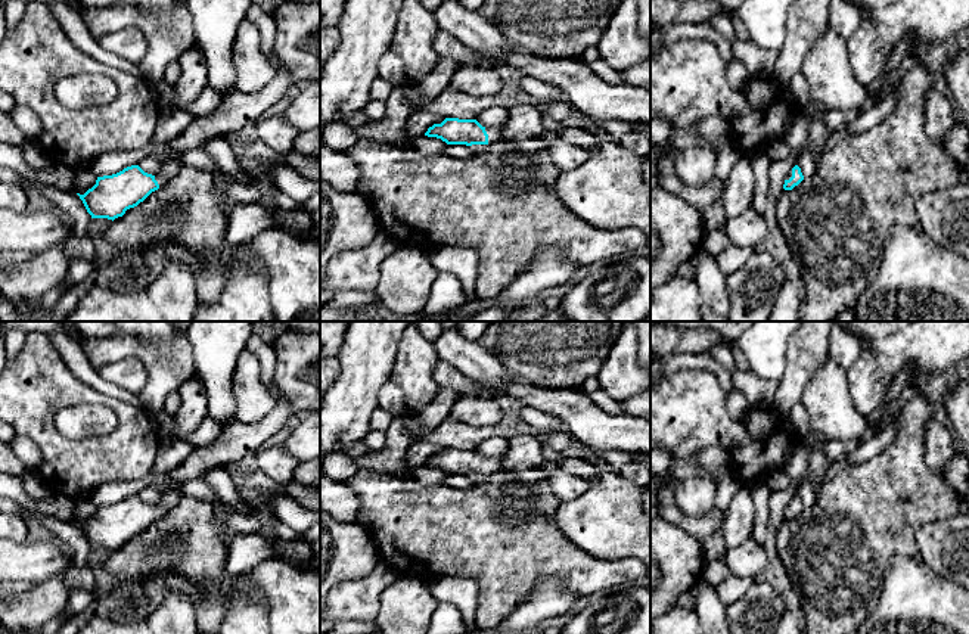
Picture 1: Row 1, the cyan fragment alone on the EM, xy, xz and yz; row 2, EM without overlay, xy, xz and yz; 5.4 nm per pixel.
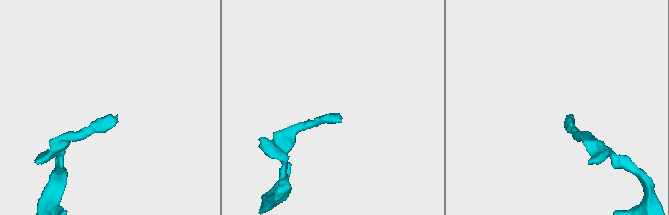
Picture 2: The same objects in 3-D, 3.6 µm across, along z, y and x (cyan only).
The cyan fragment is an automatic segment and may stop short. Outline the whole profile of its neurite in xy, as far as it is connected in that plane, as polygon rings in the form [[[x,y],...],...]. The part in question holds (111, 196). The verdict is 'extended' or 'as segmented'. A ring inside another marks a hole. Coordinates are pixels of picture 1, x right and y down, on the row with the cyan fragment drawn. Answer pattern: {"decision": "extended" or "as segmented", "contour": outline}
{"decision": "extended", "contour": [[[285,1],[273,15],[276,22],[274,53],[280,71],[258,93],[233,91],[218,109],[195,116],[192,124],[170,144],[170,156],[161,161],[161,170],[152,175],[139,165],[97,177],[96,184],[80,195],[91,218],[115,220],[137,206],[152,192],[164,186],[181,168],[178,156],[204,143],[237,134],[267,116],[268,109],[283,99],[289,88],[301,81],[320,81],[320,4]]]}

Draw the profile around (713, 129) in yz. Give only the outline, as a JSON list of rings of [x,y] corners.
[[[709,115],[698,122],[698,137],[718,147],[729,139],[729,124],[717,115]]]

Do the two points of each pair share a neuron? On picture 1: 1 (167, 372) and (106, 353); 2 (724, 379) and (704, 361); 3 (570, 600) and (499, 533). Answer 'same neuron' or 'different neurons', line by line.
1: same neuron
2: same neuron
3: different neurons

